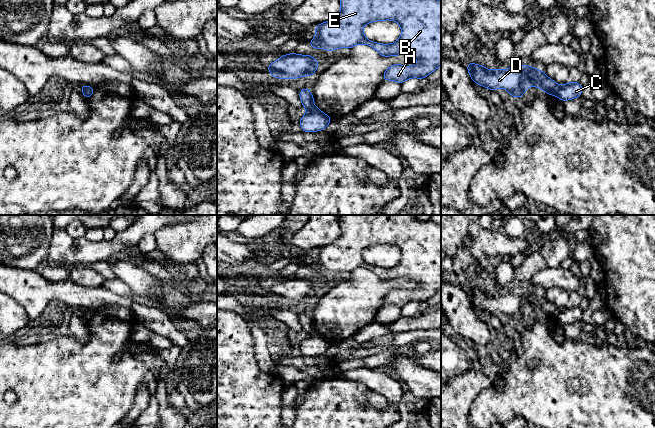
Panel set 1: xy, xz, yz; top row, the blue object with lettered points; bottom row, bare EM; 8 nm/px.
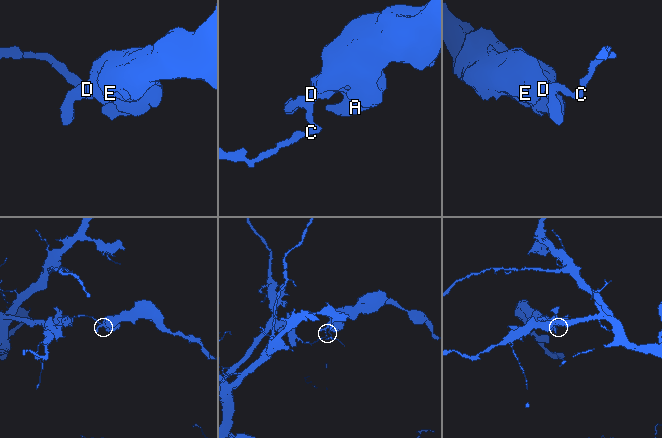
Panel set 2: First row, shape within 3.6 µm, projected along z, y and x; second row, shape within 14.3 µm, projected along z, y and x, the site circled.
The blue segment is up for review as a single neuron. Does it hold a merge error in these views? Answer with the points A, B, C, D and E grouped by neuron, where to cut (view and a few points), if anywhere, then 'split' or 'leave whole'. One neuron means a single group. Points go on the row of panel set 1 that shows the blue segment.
A B D E / C; cut in yz along (559, 86), (555, 94); split

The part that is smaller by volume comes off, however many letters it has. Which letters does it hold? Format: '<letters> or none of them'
A, B, D, E

